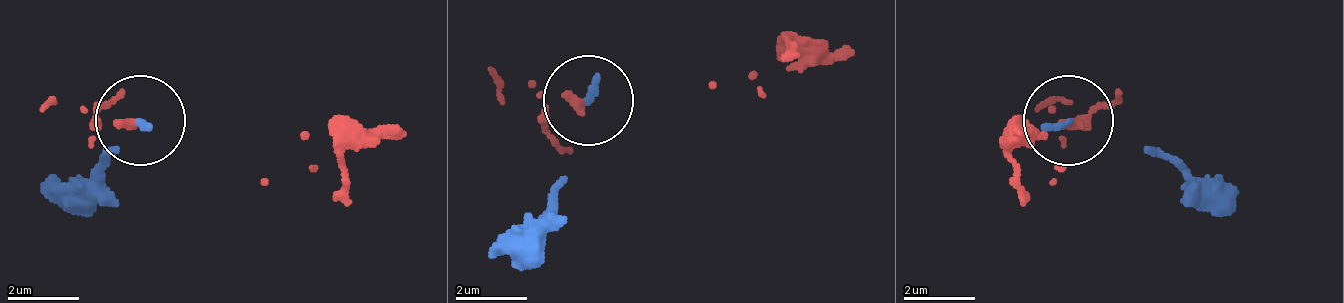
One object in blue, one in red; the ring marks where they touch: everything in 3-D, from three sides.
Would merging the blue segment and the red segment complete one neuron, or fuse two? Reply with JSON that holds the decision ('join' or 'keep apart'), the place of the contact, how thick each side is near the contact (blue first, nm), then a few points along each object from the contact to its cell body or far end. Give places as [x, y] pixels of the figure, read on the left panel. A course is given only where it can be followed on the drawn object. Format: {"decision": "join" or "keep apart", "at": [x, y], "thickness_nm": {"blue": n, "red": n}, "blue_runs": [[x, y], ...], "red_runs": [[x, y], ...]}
{"decision": "keep apart", "at": [140, 120], "thickness_nm": {"blue": 190, "red": 240}, "blue_runs": [[138, 118], [111, 154], [39, 190]], "red_runs": [[138, 118], [264, 181], [309, 172], [309, 136], [327, 127], [345, 145], [345, 208]]}

